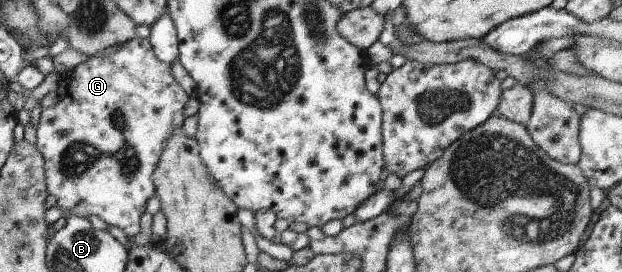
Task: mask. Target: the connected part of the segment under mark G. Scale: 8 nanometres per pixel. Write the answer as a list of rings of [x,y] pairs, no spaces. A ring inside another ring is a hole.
[[[133,37],[131,40],[124,42],[119,51],[112,54],[98,55],[98,57],[92,57],[78,64],[69,72],[65,71],[58,75],[57,85],[58,102],[56,102],[56,105],[42,109],[35,127],[34,144],[43,157],[47,193],[56,197],[56,206],[65,213],[65,219],[69,215],[77,215],[86,219],[88,215],[97,215],[104,223],[122,229],[127,237],[136,235],[142,230],[139,225],[139,217],[144,212],[146,200],[154,193],[155,187],[151,175],[160,159],[165,141],[170,137],[170,134],[181,130],[184,119],[182,107],[184,107],[184,103],[188,101],[189,97],[172,78],[170,65],[158,61],[152,47],[150,47],[148,38]]]

